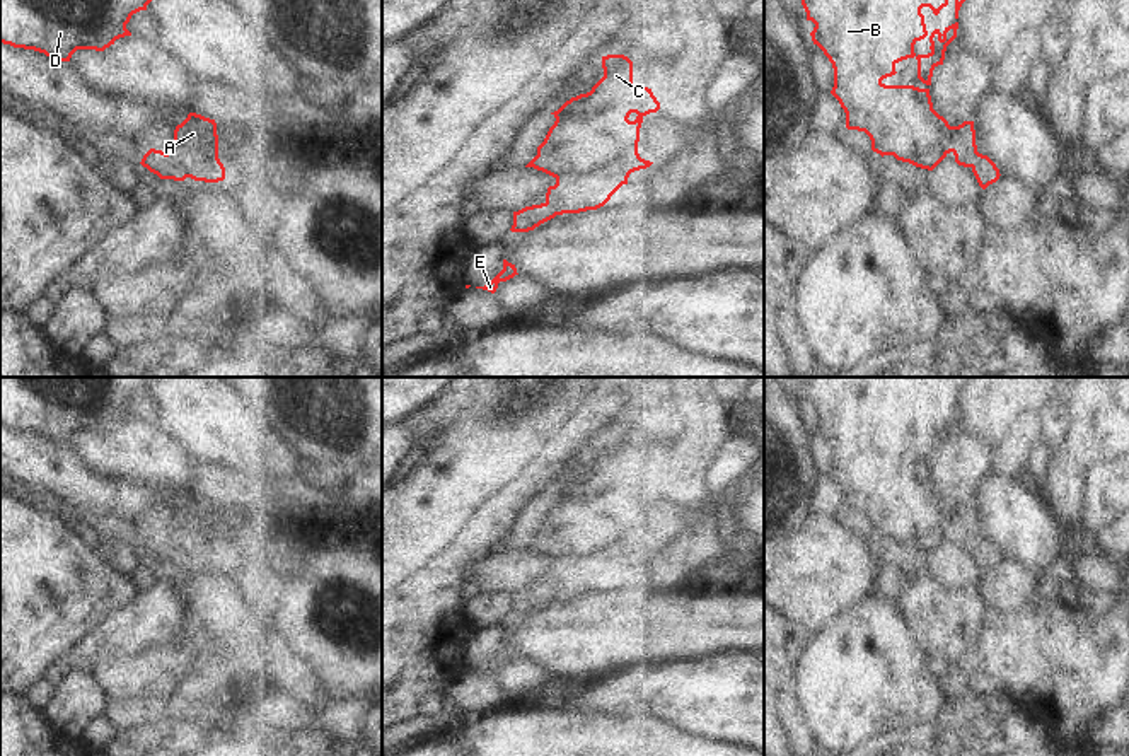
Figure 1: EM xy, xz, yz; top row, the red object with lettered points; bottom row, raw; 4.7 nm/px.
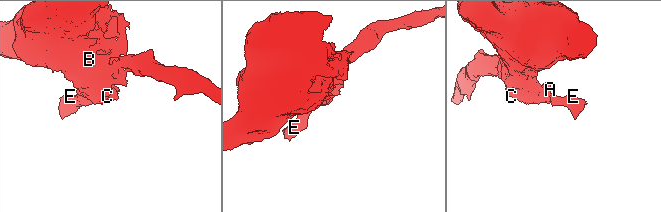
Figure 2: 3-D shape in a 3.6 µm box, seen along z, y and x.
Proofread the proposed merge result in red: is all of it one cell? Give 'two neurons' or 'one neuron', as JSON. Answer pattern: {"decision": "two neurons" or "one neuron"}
{"decision": "one neuron"}

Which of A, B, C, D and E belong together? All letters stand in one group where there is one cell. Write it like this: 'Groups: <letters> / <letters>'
Groups: A B C D E.

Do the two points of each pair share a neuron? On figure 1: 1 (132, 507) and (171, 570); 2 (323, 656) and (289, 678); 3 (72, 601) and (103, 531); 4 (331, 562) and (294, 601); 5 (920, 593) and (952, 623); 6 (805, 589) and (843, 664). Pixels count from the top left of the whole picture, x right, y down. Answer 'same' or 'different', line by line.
1: different
2: different
3: different
4: same
5: same
6: different

